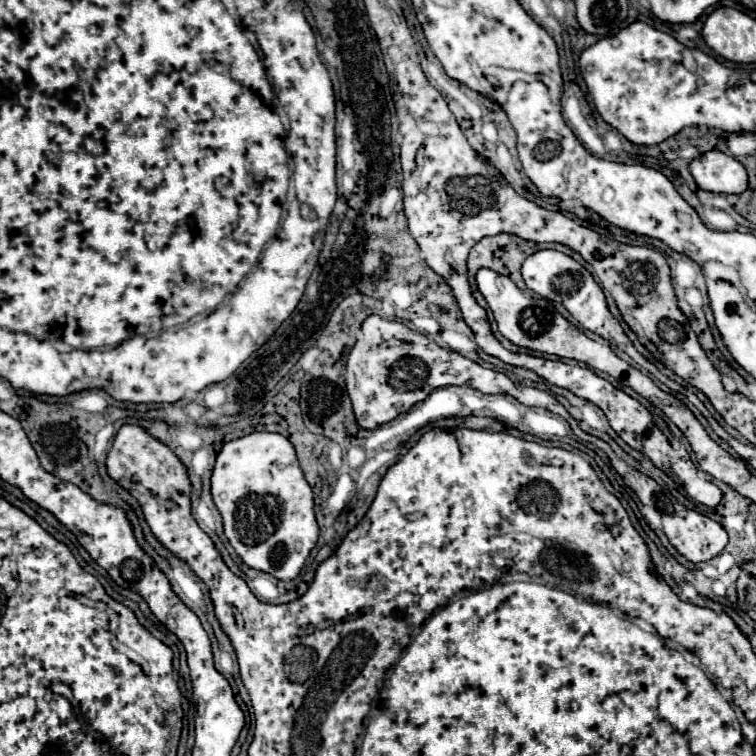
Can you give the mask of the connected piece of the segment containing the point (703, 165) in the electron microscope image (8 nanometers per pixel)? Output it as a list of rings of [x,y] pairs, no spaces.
[[[717,149],[695,157],[689,171],[699,189],[711,193],[743,193],[747,189],[747,171],[731,155]]]

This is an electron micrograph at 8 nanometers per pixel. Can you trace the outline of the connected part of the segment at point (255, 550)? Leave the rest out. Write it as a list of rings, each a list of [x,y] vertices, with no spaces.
[[[263,431],[225,443],[213,467],[211,493],[223,515],[225,535],[245,565],[281,581],[299,575],[317,543],[319,525],[313,511],[313,491],[287,437]]]

